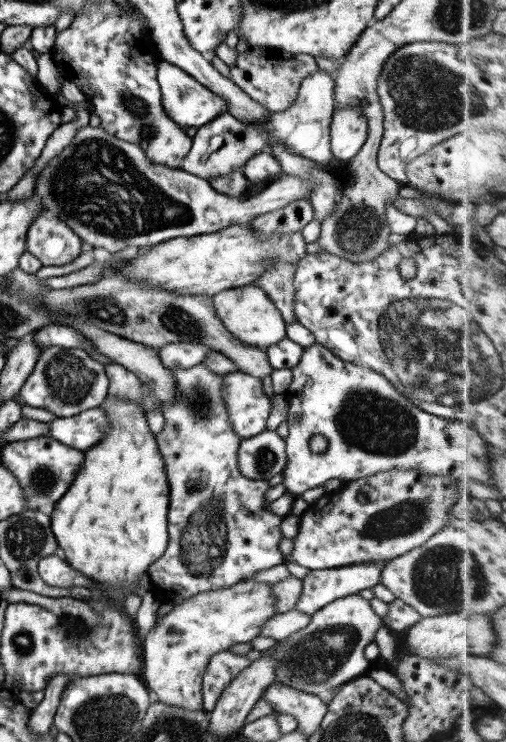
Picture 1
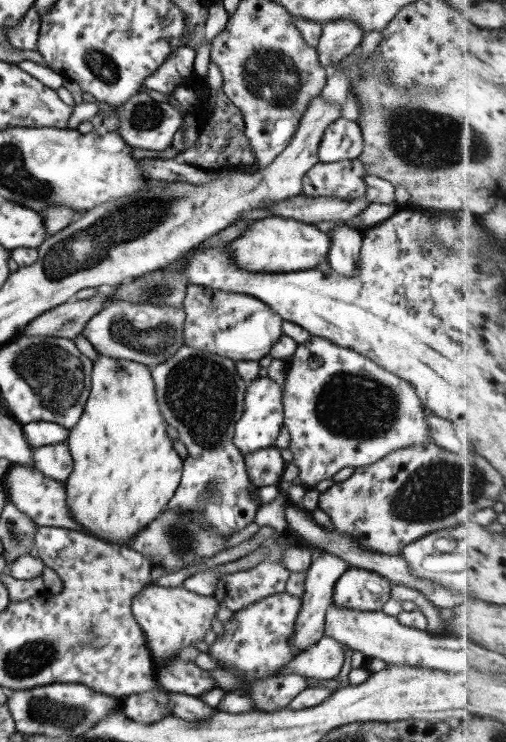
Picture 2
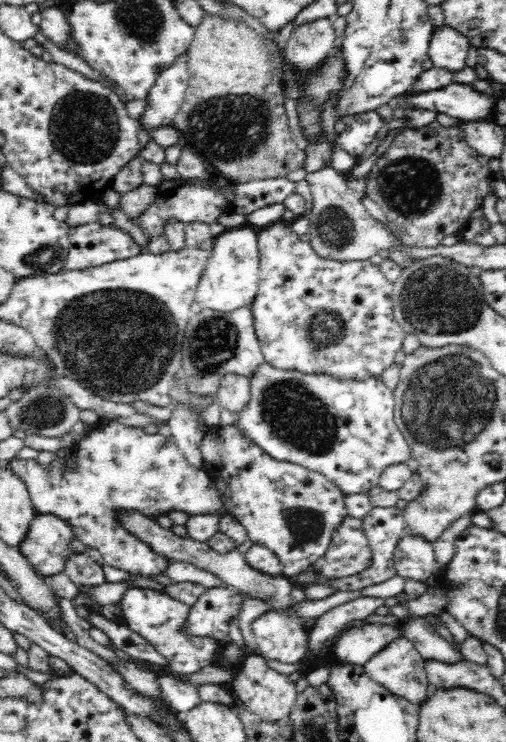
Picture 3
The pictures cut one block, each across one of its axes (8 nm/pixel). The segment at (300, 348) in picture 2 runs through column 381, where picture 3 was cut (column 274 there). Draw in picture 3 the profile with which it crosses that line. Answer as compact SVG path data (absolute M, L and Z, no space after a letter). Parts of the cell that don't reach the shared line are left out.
M262 364L250 378L250 404L238 412L238 423L258 446L278 460L304 465L320 472L340 487L342 493L364 494L379 486L382 472L411 458L411 448L398 428L393 410L393 391L380 377L368 380L340 380L326 374L302 374Z

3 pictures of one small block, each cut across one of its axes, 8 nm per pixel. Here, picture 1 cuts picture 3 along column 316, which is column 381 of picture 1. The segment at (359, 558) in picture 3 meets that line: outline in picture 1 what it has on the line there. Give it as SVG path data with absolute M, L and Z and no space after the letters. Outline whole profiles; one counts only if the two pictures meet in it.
M387 560L381 562L371 562L371 564L351 564L341 568L329 568L309 571L302 581L301 596L297 601L295 610L311 616L325 604L343 598L349 594L356 594L362 590L369 589L379 583L380 573Z

